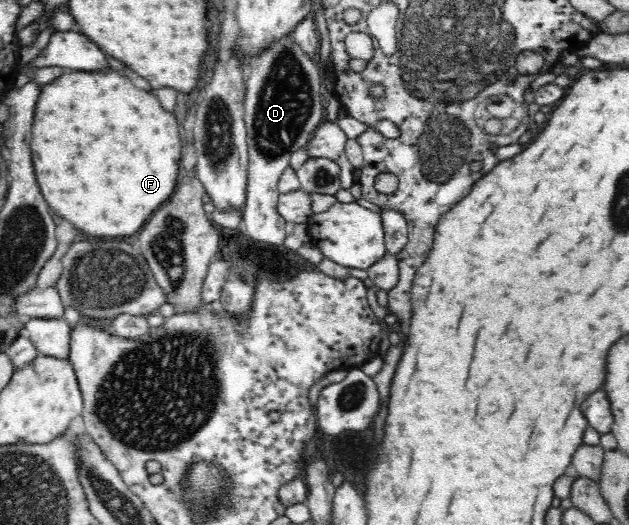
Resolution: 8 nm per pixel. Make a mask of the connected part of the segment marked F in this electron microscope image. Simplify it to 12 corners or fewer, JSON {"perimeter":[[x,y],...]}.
{"perimeter":[[116,72],[40,86],[49,208],[136,234],[176,190],[182,136]]}

